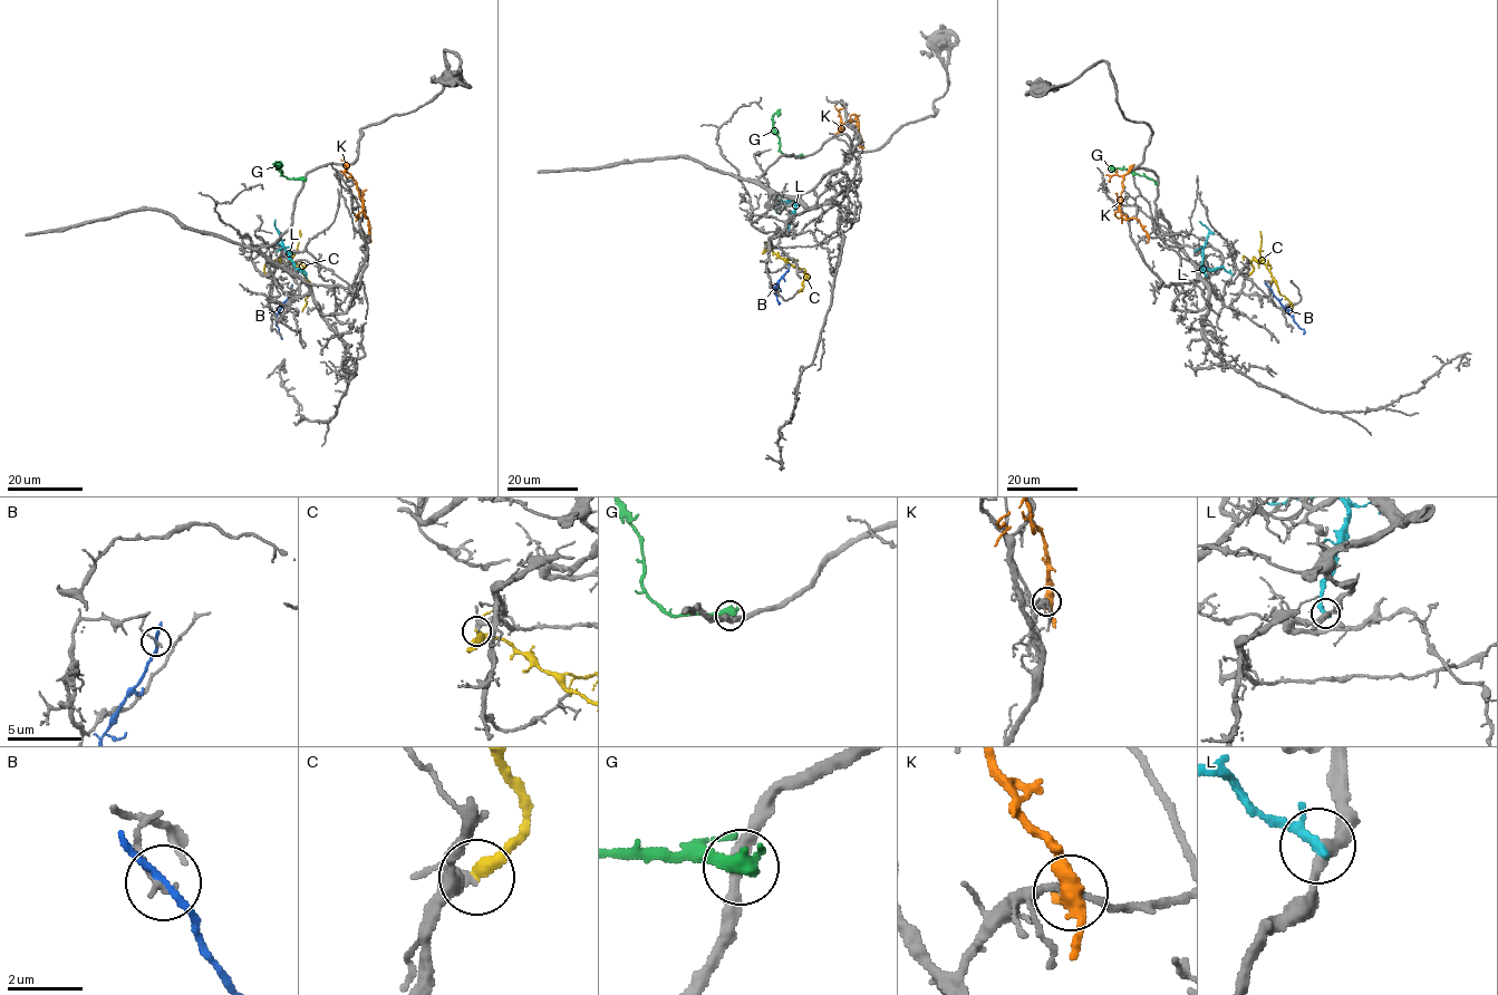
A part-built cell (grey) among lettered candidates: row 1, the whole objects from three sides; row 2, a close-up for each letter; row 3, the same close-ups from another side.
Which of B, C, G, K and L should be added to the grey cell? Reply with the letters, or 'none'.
C

